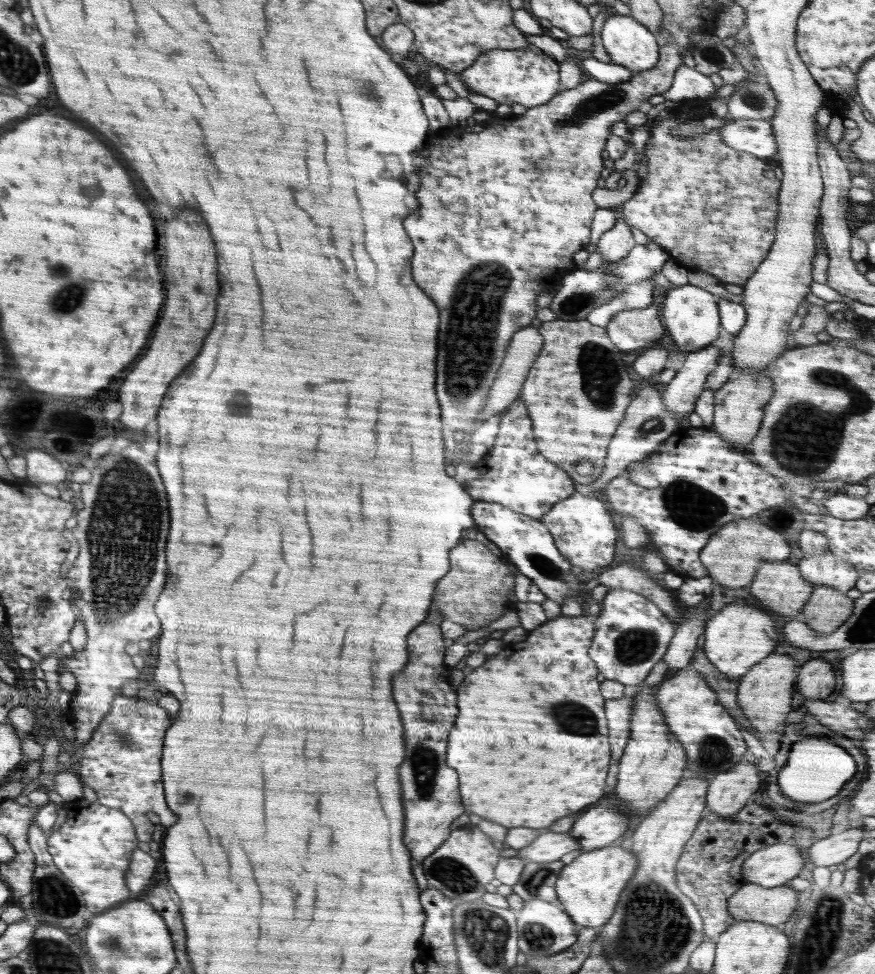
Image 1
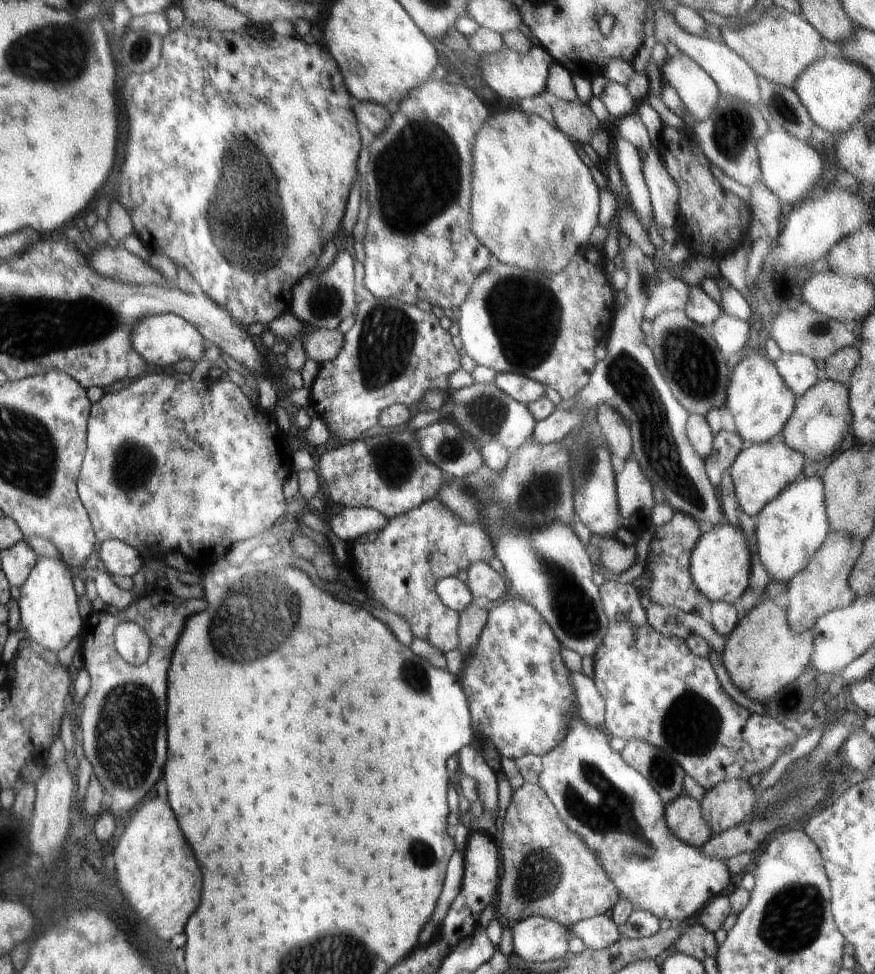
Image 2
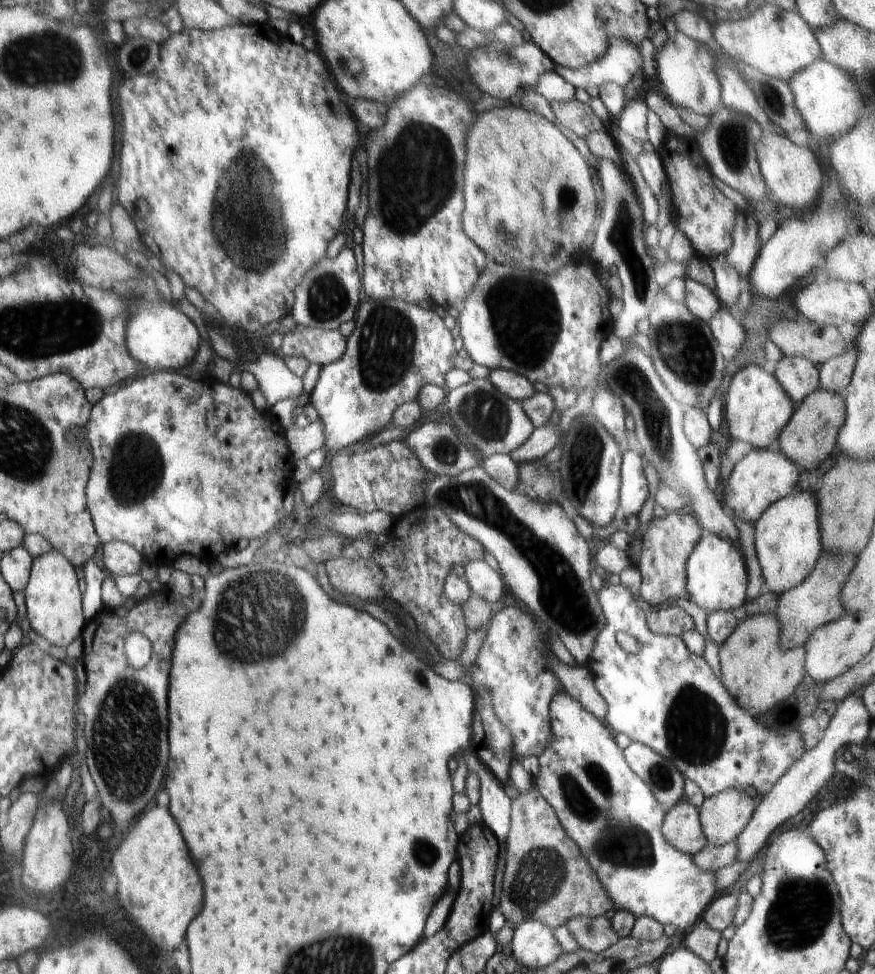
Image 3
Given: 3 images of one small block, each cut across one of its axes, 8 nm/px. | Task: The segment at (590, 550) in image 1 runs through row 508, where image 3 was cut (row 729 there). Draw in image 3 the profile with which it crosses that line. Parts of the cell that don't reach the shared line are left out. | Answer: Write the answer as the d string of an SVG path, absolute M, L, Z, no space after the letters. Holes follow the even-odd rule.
M566 689L555 694L550 714L551 741L537 756L539 771L534 786L555 810L566 834L579 846L612 899L614 909L629 911L635 918L649 916L660 924L674 924L678 930L689 930L719 892L715 886L716 873L701 871L693 857L667 843L661 833L666 813L646 783L630 770L623 750L616 745L615 736L605 722L584 709Z

